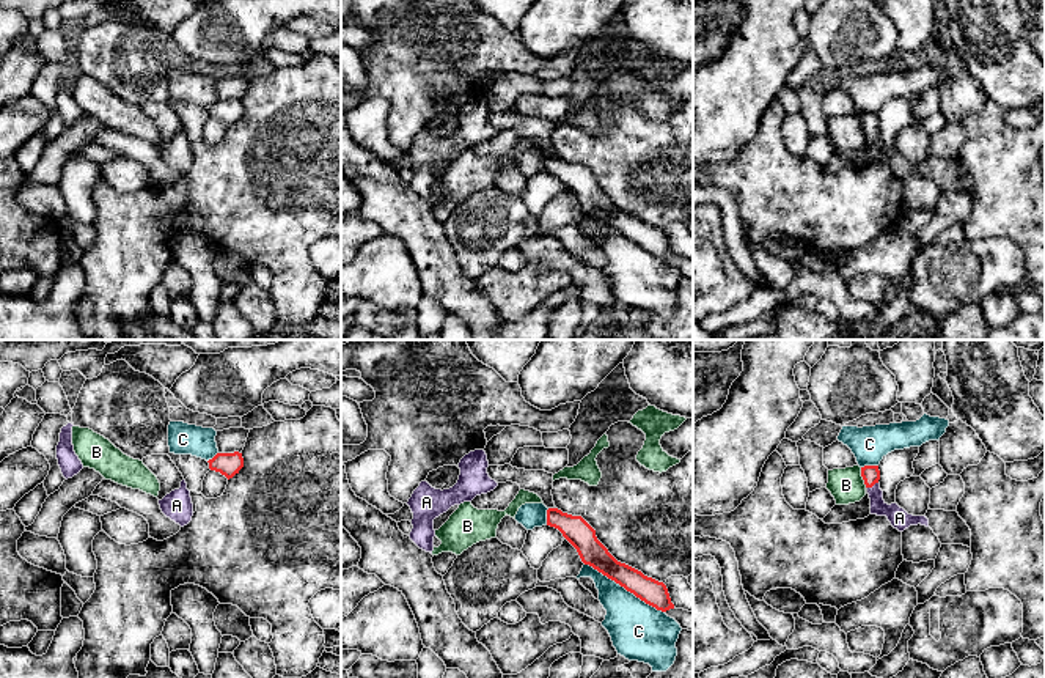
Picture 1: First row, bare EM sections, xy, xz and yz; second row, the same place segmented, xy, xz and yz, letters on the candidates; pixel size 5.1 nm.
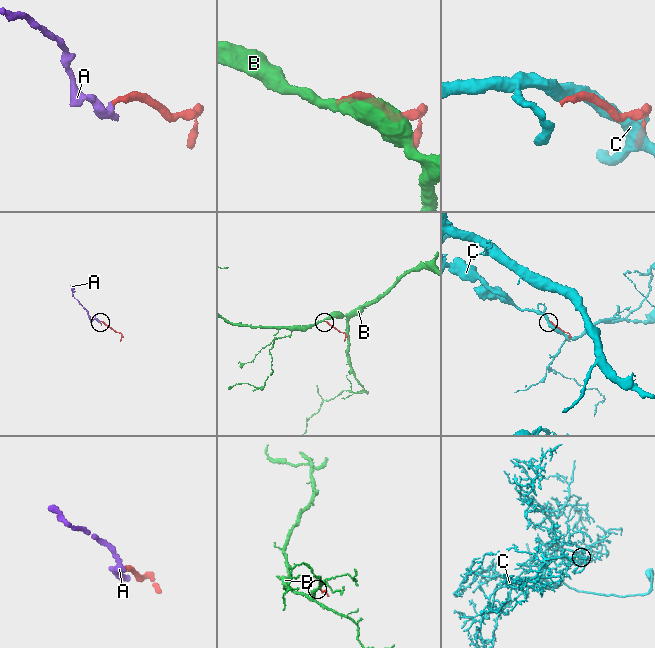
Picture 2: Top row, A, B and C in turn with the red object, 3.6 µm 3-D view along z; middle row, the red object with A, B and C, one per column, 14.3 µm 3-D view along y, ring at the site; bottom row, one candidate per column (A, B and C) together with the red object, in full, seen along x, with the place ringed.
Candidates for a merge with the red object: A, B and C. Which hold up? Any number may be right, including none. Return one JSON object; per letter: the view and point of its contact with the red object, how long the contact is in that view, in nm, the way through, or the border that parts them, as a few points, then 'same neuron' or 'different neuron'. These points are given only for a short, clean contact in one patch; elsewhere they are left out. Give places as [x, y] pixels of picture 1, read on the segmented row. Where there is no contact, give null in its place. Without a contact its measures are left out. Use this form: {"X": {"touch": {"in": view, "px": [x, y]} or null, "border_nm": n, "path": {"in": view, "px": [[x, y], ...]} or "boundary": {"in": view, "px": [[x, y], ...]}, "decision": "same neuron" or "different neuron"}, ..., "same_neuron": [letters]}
{"A": {"touch": {"in": "yz", "px": [872, 485]}, "border_nm": 70, "path": {"in": "yz", "px": [[871, 474], [872, 485], [876, 499], [899, 518]]}, "decision": "same neuron"}, "B": {"touch": {"in": "yz", "px": [861, 475]}, "border_nm": 110, "boundary": {"in": "yz", "px": [[860, 467], [860, 475], [866, 486]]}, "decision": "different neuron"}, "C": {"touch": {"in": "xz", "px": [624, 587]}, "border_nm": 480, "decision": "different neuron"}, "same_neuron": ["A"]}

